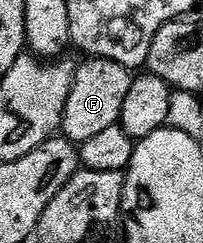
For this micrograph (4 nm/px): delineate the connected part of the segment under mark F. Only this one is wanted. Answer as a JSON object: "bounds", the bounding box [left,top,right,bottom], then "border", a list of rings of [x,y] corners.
{"bounds":[60,58,134,144],"border":[[[89,58],[77,67],[71,92],[67,96],[67,108],[63,112],[60,133],[74,144],[92,140],[98,132],[118,125],[123,112],[123,100],[131,88],[134,75],[125,66],[106,58]]]}

